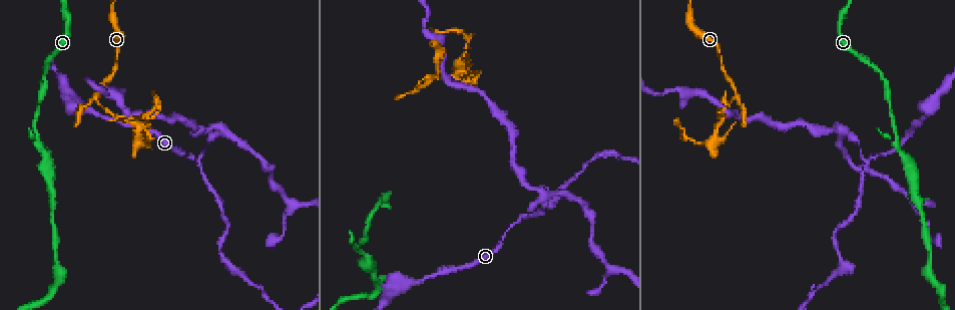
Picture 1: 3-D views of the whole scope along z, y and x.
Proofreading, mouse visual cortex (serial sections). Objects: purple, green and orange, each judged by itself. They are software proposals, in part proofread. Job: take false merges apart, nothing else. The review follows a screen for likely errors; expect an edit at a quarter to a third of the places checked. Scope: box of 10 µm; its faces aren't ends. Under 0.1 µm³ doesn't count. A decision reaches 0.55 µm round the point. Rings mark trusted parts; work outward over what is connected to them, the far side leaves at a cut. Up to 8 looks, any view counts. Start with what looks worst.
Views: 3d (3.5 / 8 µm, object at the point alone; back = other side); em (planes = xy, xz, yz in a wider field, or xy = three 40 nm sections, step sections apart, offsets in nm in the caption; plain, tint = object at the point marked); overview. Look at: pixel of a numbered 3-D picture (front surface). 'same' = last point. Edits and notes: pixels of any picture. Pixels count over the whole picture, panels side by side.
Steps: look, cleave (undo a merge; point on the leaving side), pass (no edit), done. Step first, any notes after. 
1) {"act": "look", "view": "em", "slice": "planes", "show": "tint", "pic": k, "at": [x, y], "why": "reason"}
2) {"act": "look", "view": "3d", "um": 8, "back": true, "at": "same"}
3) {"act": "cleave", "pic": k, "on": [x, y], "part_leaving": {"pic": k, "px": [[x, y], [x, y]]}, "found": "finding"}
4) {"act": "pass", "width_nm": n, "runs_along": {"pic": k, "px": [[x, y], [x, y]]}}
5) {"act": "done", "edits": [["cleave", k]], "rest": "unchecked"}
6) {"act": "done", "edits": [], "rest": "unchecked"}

{"act": "look", "view": "3d", "um": 3.5, "pic": 1, "at": [94, 97]}

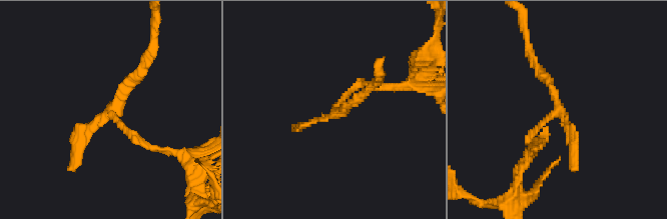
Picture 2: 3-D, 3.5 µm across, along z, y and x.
{"act": "look", "view": "em", "slice": "xy", "step": 3, "show": "tint", "pic": 2, "at": [555, 113], "why": "shape alone is not enough"}

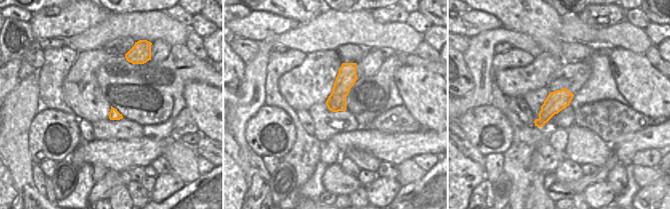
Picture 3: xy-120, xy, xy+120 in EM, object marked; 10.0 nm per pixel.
{"act": "look", "view": "em", "slice": "xy", "step": 2, "show": "tint", "at": "same"}

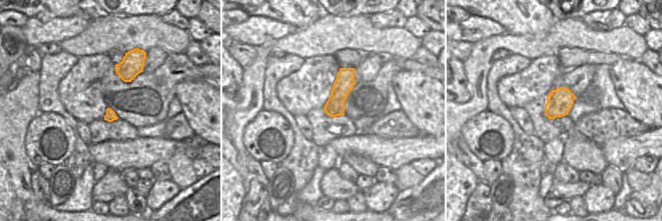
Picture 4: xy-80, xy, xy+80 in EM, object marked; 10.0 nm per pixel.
{"act": "cleave", "pic": 2, "on": [154, 148], "part_leaving": {"pic": 2, "px": [[126, 130], [150, 149], [178, 152], [193, 183]]}, "found": "two cells meet here"}

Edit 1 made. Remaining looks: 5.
{"act": "look", "view": "3d", "um": 3.5, "pic": 1, "at": [870, 159], "why": "sharp bend"}

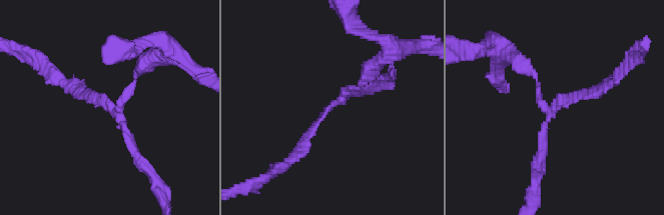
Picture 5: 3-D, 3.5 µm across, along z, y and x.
{"act": "cleave", "pic": 5, "on": [532, 73], "part_leaving": {"pic": 5, "px": [[547, 110], [537, 79], [496, 42]]}, "found": "a second cell is stuck on"}

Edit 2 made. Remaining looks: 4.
{"act": "look", "view": "overview"}

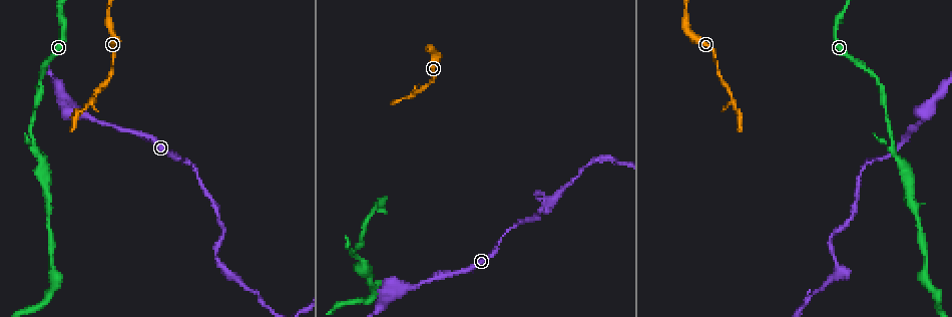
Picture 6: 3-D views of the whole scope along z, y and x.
{"act": "look", "view": "3d", "um": 3.5, "pic": 6, "at": [917, 219], "why": "thin neck"}

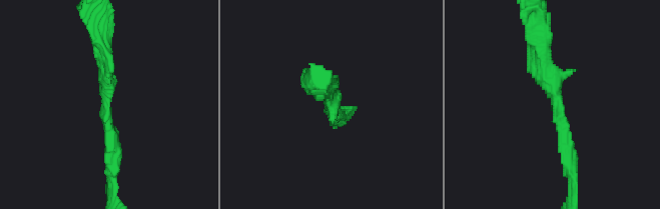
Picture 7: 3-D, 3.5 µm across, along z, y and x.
{"act": "look", "view": "em", "slice": "xy", "step": 2, "show": "tint", "pic": 7, "at": [333, 101]}

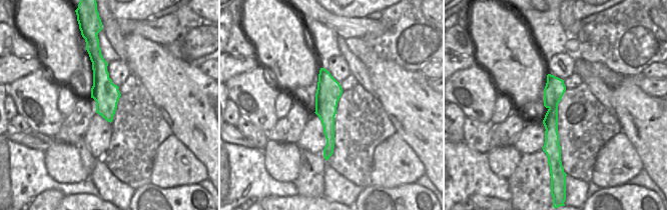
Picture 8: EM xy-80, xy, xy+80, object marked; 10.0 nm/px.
{"act": "pass", "runs_along": {"pic": 8, "px": [[322, 71], [329, 134], [326, 155]]}, "found": "continuous, no second cell"}

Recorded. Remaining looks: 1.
{"act": "done", "edits": [["cleave", 2], ["cleave", 5]], "rest": "unchecked"}

